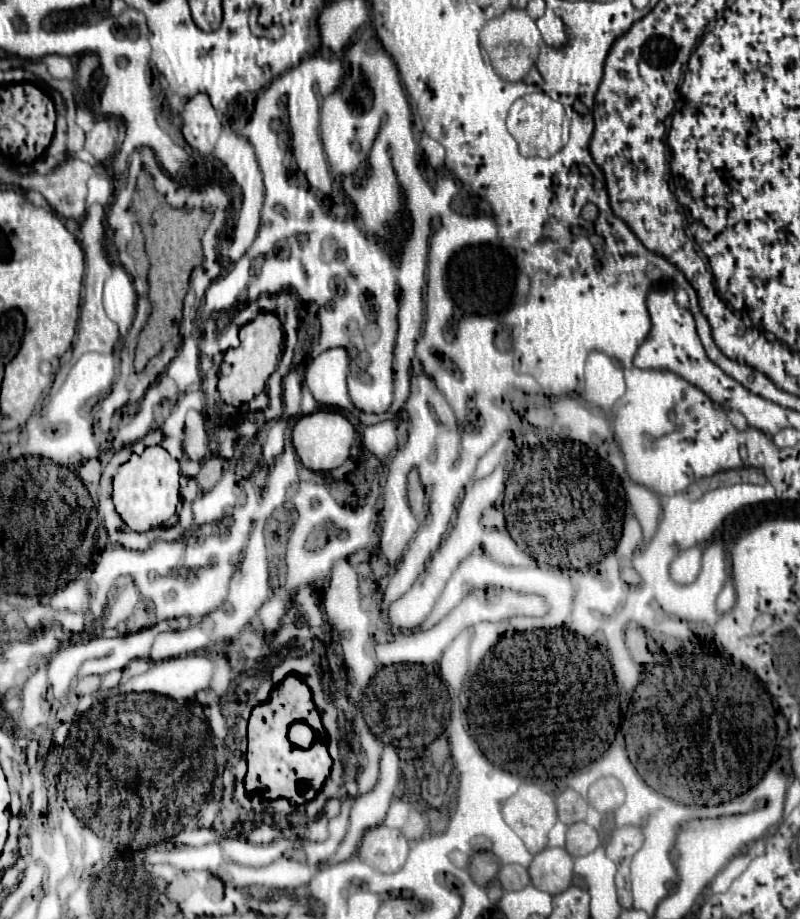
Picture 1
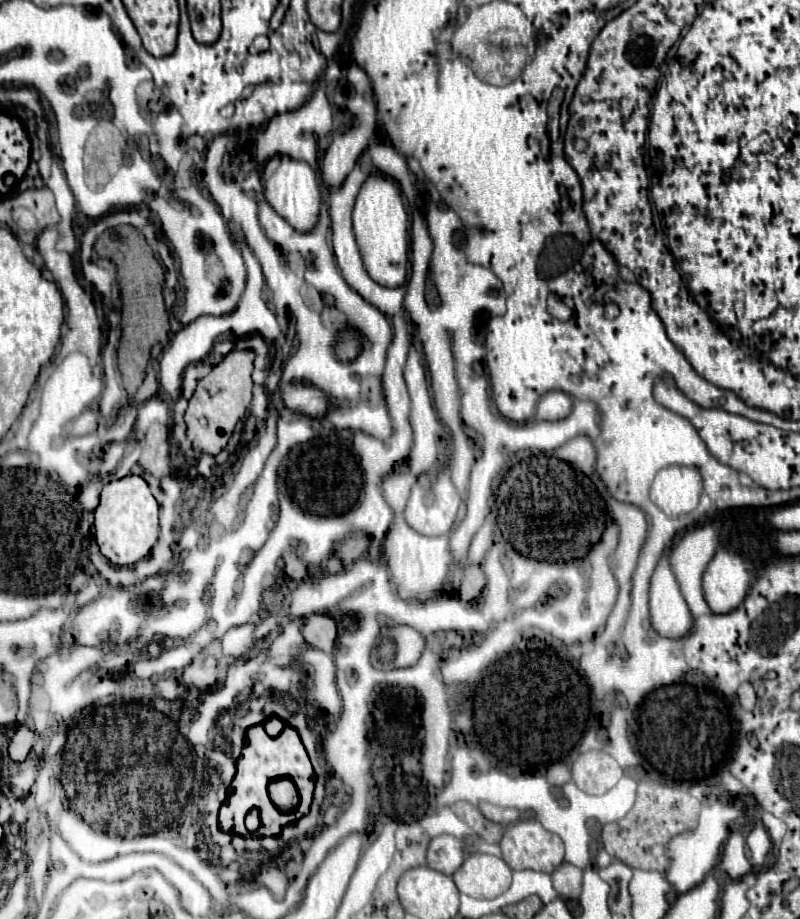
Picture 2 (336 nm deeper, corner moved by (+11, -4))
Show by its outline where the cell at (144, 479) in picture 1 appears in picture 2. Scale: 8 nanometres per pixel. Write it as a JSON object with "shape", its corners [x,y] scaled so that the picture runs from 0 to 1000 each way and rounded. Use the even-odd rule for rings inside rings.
{"shape":[[[160,517],[155,521],[138,523],[128,532],[125,550],[118,556],[118,560],[120,560],[120,567],[118,567],[118,571],[120,571],[120,589],[125,593],[128,604],[135,606],[145,615],[165,615],[165,613],[175,610],[178,606],[183,606],[185,600],[190,597],[190,593],[198,587],[198,556],[200,556],[198,545],[188,536],[188,530],[180,523],[180,519],[175,519],[175,517]]]}

